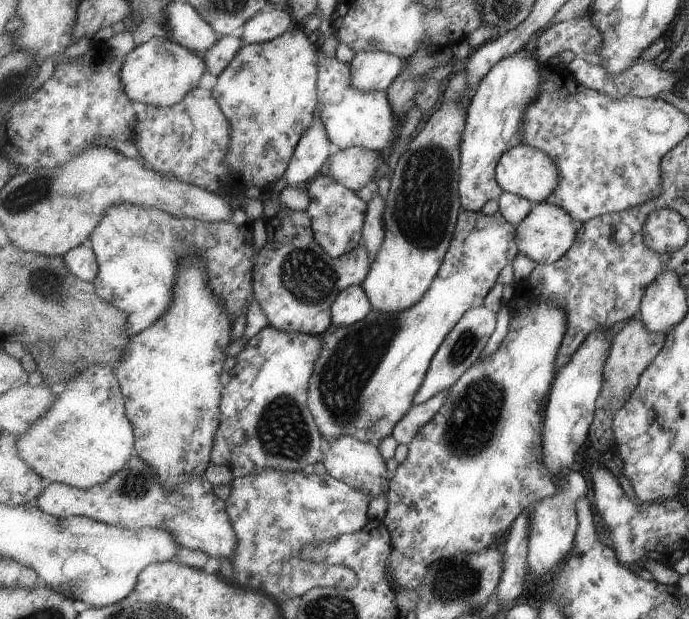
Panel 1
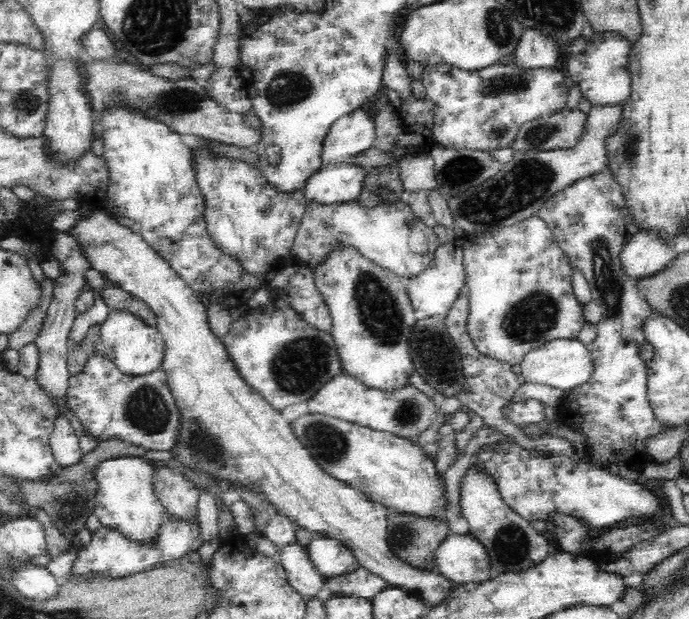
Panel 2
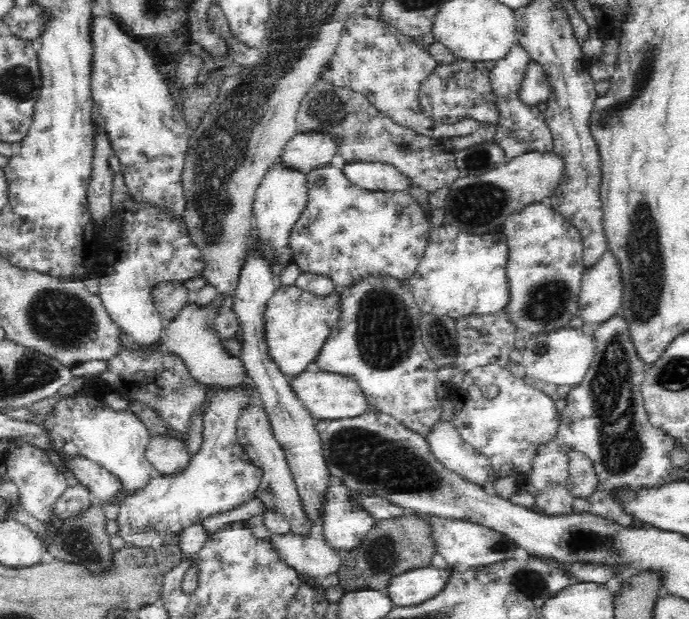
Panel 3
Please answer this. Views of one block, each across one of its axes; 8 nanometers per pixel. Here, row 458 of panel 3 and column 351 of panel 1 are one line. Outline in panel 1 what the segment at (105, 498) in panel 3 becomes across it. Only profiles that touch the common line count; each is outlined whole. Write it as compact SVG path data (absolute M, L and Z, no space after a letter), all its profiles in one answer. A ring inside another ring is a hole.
M383 51L356 53L351 61L352 87L368 93L386 91L406 67L406 60Z

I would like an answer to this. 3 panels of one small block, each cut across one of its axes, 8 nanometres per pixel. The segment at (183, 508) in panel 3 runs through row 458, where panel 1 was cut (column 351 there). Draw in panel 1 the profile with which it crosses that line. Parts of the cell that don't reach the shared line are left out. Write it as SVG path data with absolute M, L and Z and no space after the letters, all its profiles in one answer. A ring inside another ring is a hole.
M321 172L308 182L311 204L307 212L312 218L312 227L317 242L333 258L339 258L362 244L362 233L369 203L357 196L357 192L343 186L333 175Z

